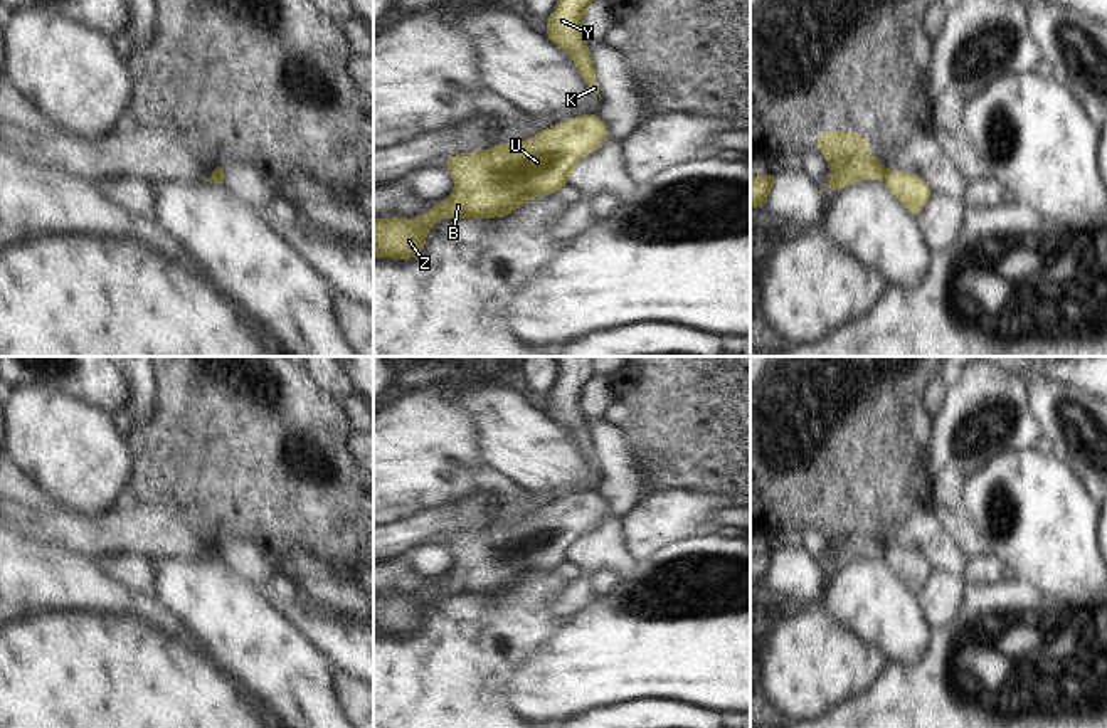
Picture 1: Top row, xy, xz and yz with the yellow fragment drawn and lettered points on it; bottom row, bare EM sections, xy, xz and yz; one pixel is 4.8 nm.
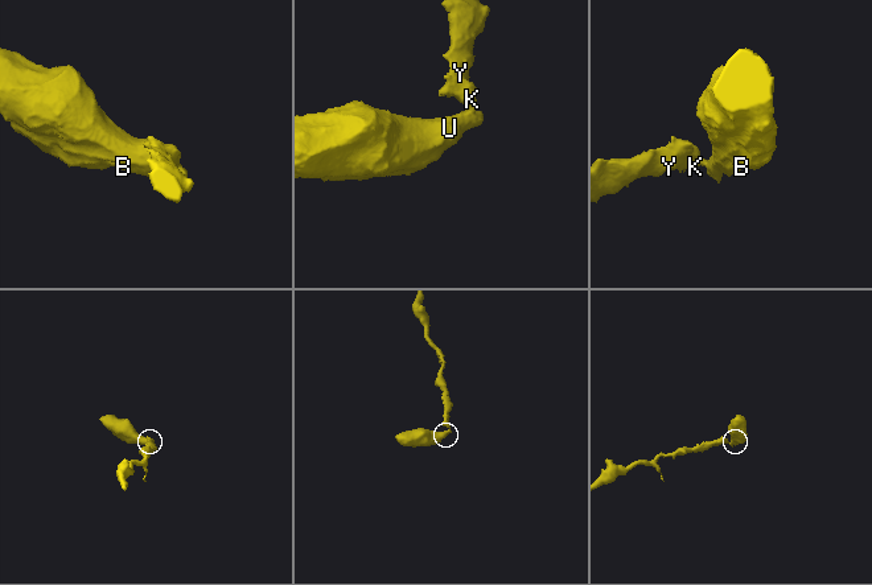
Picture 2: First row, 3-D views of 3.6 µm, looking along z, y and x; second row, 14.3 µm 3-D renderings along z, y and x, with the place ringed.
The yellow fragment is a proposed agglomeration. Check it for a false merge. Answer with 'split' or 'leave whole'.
split

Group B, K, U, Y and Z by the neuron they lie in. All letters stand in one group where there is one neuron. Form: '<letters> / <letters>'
B U Z / K Y

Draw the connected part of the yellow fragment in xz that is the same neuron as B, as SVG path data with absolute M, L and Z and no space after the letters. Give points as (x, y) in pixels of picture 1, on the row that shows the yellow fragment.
M584 114L542 129L522 143L500 143L491 150L476 150L444 160L454 177L454 192L416 219L373 219L373 257L414 259L426 247L426 234L442 219L495 219L518 210L530 197L560 192L569 185L570 171L609 136L601 114Z

